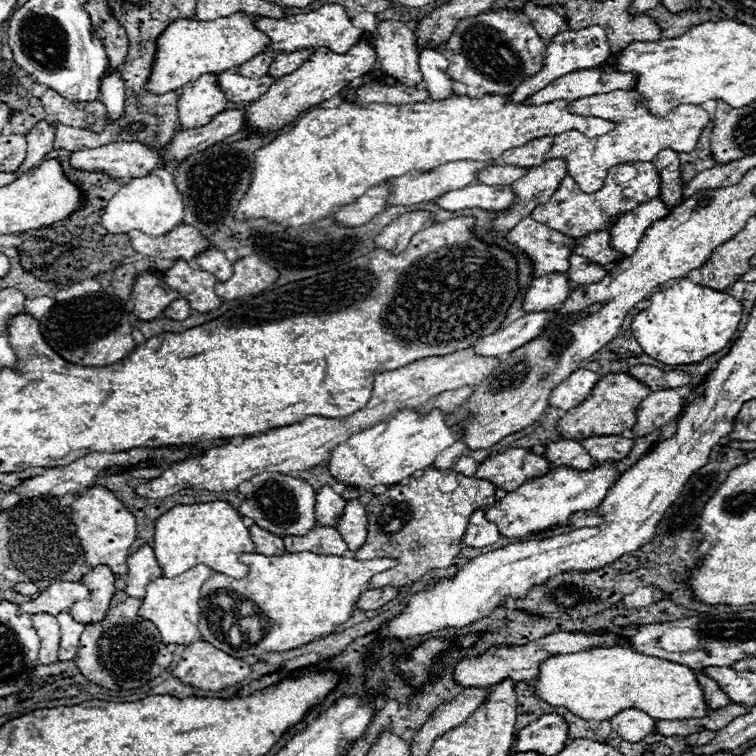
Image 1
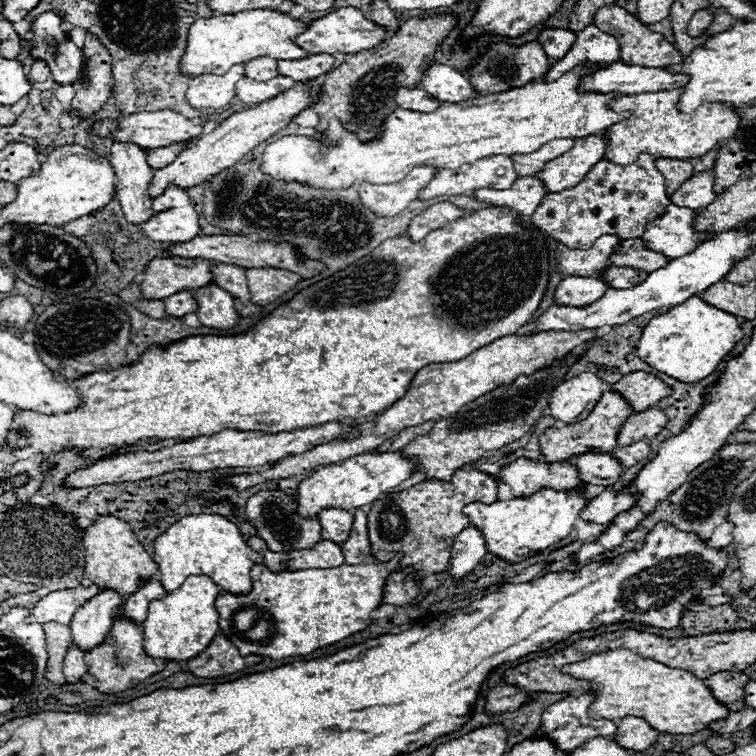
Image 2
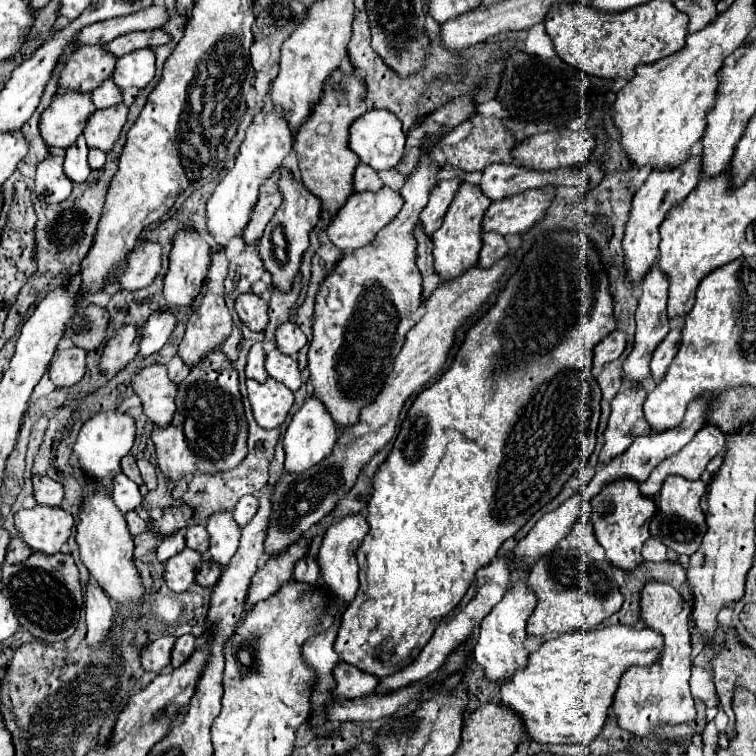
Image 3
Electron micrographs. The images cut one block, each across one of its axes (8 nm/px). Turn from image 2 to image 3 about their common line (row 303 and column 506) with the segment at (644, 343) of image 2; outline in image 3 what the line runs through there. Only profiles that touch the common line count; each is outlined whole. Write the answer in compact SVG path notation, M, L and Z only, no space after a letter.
M608 626L602 630L582 630L572 634L562 634L540 644L536 652L528 656L528 666L522 672L516 672L514 678L500 686L502 704L516 710L524 724L526 732L540 744L590 744L602 730L608 708L614 700L618 682L630 666L650 666L664 650L662 634L652 628L634 628L634 626Z

